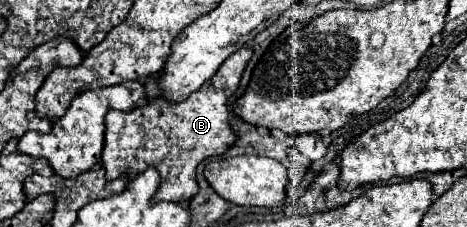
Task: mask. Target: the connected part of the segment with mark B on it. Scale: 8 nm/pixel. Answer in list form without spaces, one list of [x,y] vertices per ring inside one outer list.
[[[250,48],[234,52],[218,68],[210,80],[210,86],[202,84],[180,104],[170,104],[158,96],[144,108],[134,108],[130,112],[110,110],[106,114],[104,152],[100,156],[100,164],[106,170],[106,180],[112,182],[120,174],[134,178],[146,168],[156,168],[160,174],[160,186],[154,194],[154,202],[184,202],[194,198],[198,192],[196,166],[210,156],[222,156],[234,144],[236,134],[228,126],[228,100],[238,90],[250,56]]]

